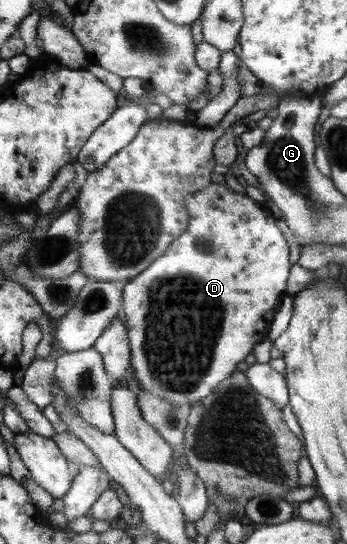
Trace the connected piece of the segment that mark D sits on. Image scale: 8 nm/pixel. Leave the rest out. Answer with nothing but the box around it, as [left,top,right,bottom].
[121,183,292,409]

